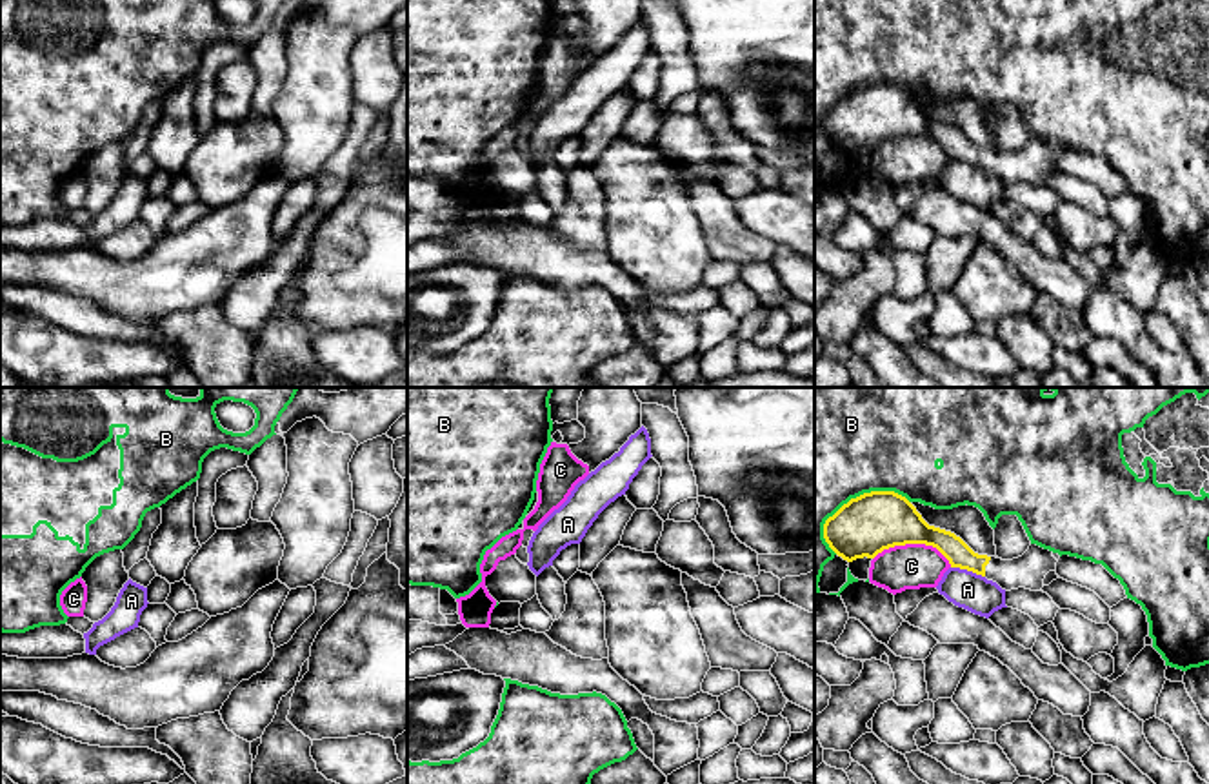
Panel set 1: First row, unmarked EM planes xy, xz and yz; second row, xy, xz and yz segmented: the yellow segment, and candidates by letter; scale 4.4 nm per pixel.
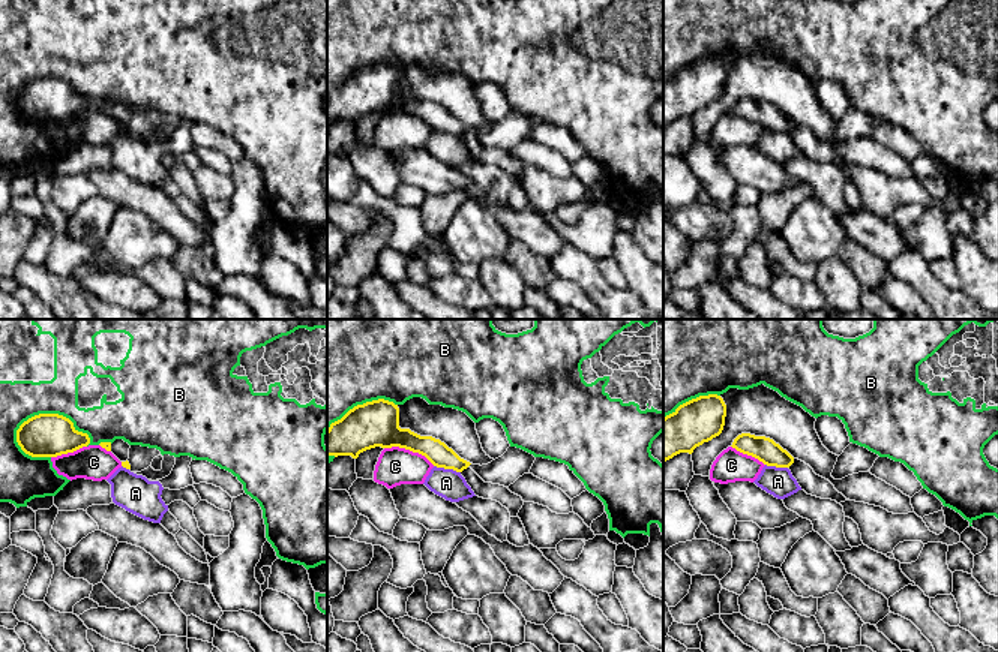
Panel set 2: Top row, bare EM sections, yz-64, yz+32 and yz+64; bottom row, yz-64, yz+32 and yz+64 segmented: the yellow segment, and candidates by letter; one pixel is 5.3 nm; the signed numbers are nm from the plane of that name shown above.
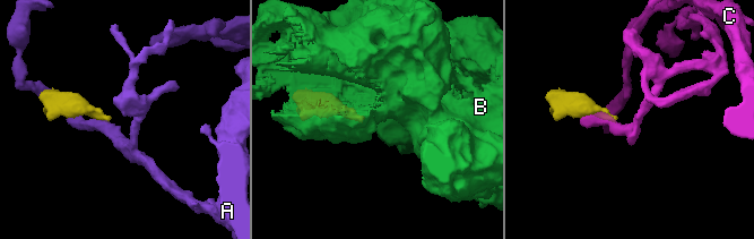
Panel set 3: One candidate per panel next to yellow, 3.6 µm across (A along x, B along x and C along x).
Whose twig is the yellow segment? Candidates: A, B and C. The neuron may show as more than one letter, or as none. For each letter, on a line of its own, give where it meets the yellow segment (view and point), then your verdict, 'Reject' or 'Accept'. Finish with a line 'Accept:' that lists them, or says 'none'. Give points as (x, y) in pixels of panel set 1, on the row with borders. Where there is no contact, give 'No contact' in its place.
A: Touches yellow at yz (968, 570). Reject
B: Touches yellow at yz (860, 495). Reject
C: Touches yellow at yz (913, 542). Reject
Accept: none

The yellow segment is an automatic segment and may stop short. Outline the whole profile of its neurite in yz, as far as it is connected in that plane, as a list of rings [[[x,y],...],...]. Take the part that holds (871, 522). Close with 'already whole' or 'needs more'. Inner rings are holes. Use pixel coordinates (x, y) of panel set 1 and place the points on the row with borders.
[[[871,491],[844,504],[824,524],[829,548],[847,562],[874,558],[884,549],[905,544],[936,548],[951,564],[996,582],[1011,591],[1040,591],[1049,571],[1056,571],[1053,551],[1031,544],[1013,560],[974,553],[951,531],[929,526],[916,508],[894,491]]] | needs more

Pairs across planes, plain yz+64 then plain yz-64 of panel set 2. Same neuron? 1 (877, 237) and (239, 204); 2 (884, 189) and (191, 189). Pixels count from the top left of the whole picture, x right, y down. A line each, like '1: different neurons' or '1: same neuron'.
1: different neurons
2: different neurons

